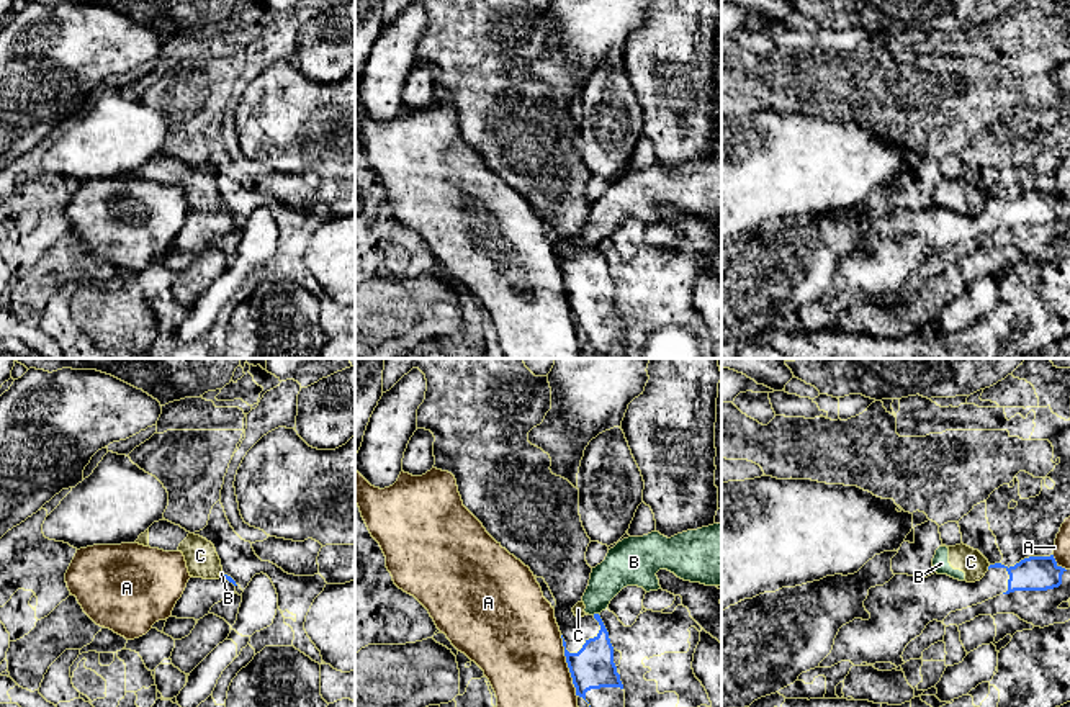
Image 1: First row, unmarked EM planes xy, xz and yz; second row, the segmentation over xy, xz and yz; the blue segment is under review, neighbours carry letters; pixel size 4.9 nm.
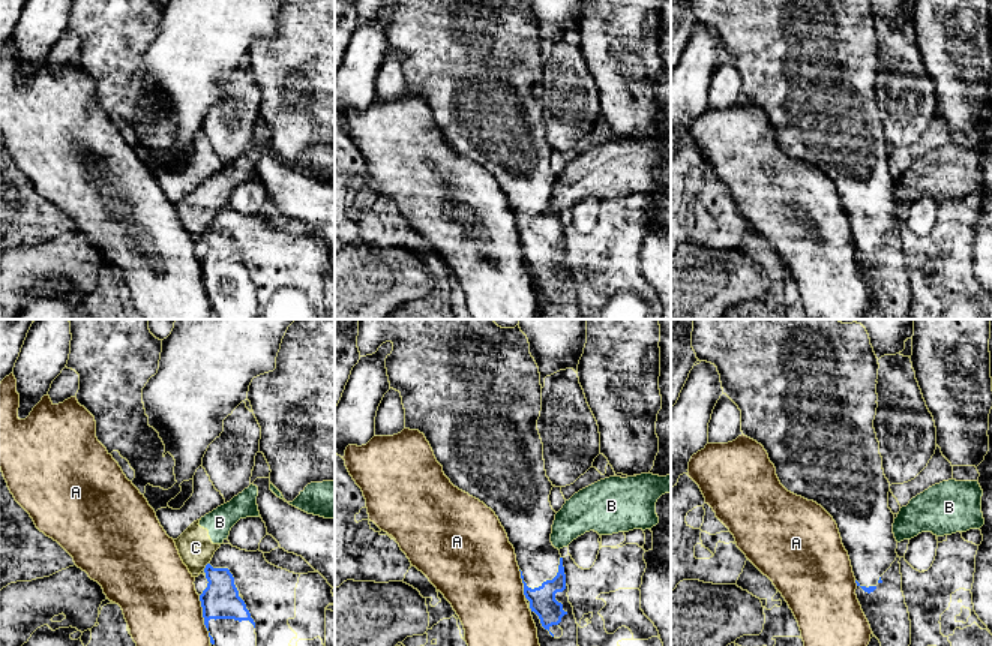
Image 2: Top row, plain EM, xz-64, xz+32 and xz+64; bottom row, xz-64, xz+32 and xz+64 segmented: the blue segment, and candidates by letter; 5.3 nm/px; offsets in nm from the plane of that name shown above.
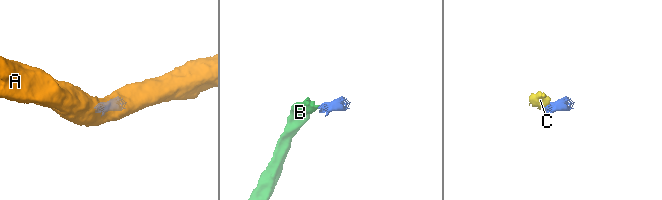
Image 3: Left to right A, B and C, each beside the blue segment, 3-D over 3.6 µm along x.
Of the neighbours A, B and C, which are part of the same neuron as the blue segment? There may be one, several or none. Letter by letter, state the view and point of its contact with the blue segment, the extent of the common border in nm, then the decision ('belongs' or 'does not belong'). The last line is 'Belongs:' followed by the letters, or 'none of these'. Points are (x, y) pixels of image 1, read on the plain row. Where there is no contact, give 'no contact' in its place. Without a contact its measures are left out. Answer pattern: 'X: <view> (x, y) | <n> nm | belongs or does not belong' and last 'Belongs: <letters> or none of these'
A: xz (568, 300) | 320 nm | does not belong
B: xz (594, 247) | 30 nm | does not belong
C: yz (989, 200) | 30 nm | does not belong
Belongs: none of these

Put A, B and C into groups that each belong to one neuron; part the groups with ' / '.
A / B C

